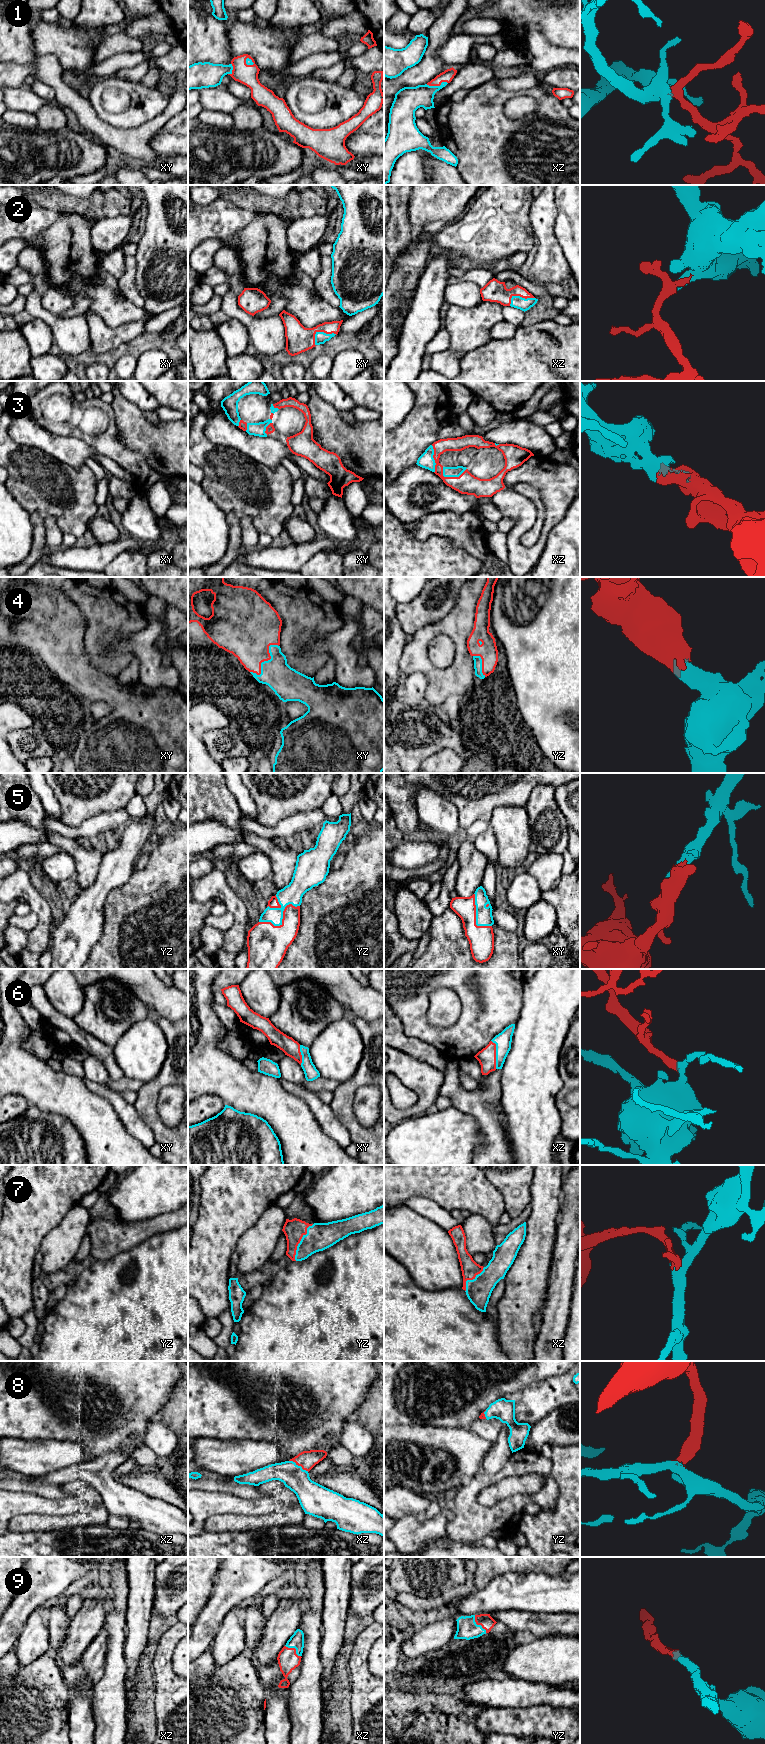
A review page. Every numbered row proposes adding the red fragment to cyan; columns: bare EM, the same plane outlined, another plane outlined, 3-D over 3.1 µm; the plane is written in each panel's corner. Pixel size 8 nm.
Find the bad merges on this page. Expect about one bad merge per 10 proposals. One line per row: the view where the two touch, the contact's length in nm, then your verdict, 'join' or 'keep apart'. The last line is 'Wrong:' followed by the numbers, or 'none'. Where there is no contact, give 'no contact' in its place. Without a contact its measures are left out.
1: contact in xz; length 180 nm; join
2: contact in xy; length 200 nm; join
3: contact in xz; length 200 nm; join
4: contact in xy; length 320 nm; join
5: contact in yz; length 360 nm; join
6: contact in xz; length 240 nm; join
7: contact in yz; length 320 nm; join
8: contact in xz; length 180 nm; join
9: contact in yz; length 170 nm; join
Wrong: none

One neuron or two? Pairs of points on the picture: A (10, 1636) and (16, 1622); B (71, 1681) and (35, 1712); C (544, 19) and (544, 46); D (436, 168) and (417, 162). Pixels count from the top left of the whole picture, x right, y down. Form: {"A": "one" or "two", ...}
{"A": "one", "B": "two", "C": "two", "D": "two"}

